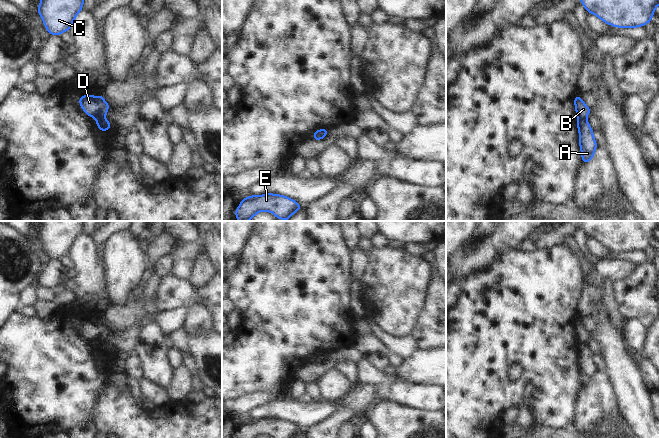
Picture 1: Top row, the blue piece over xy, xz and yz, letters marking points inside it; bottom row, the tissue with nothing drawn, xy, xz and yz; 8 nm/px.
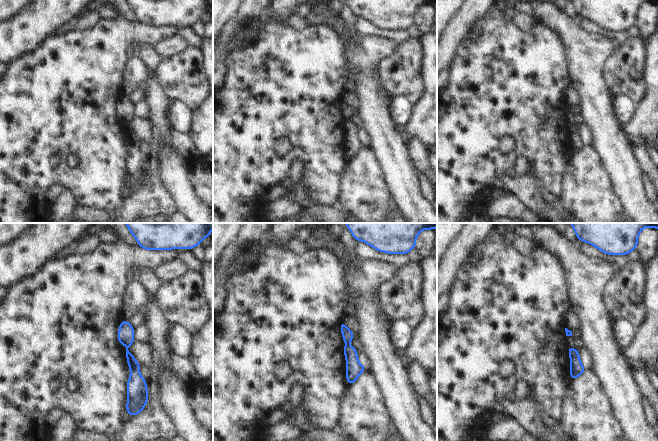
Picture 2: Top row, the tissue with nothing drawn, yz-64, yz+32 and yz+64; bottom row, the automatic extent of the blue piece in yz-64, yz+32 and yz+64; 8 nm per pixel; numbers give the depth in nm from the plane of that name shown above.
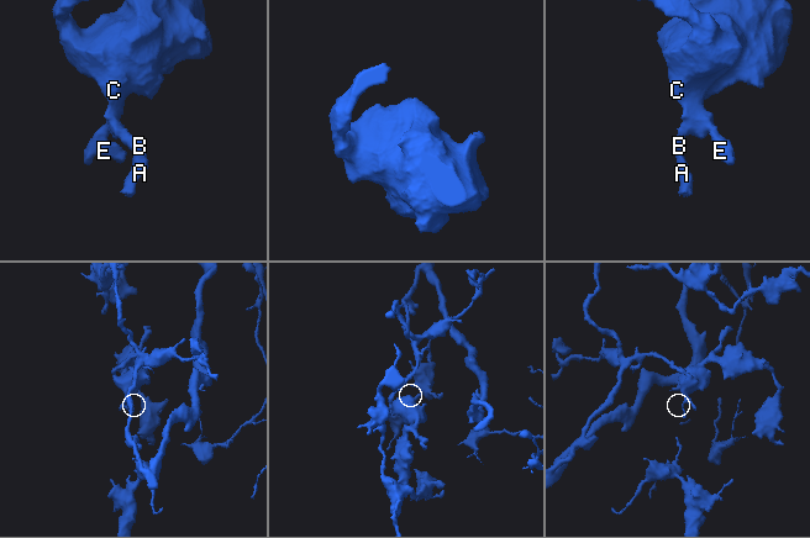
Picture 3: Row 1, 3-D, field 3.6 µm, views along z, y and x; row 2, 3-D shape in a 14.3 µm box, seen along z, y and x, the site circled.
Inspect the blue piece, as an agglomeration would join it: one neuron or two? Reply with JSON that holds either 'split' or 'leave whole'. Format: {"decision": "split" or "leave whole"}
{"decision": "split"}

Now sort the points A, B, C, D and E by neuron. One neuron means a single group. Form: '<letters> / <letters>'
A / B C D E

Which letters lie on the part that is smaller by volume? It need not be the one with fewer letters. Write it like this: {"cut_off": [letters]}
{"cut_off": ["A"]}

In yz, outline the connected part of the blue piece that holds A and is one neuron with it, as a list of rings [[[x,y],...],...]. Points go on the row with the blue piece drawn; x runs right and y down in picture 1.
[[[577,119],[577,128],[579,131],[579,145],[581,149],[581,158],[583,163],[588,163],[594,156],[597,149],[597,142],[593,136],[593,129],[587,120]]]

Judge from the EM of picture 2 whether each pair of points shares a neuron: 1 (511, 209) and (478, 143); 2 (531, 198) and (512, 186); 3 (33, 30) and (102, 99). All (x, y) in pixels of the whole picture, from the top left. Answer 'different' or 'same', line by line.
1: different
2: same
3: different

